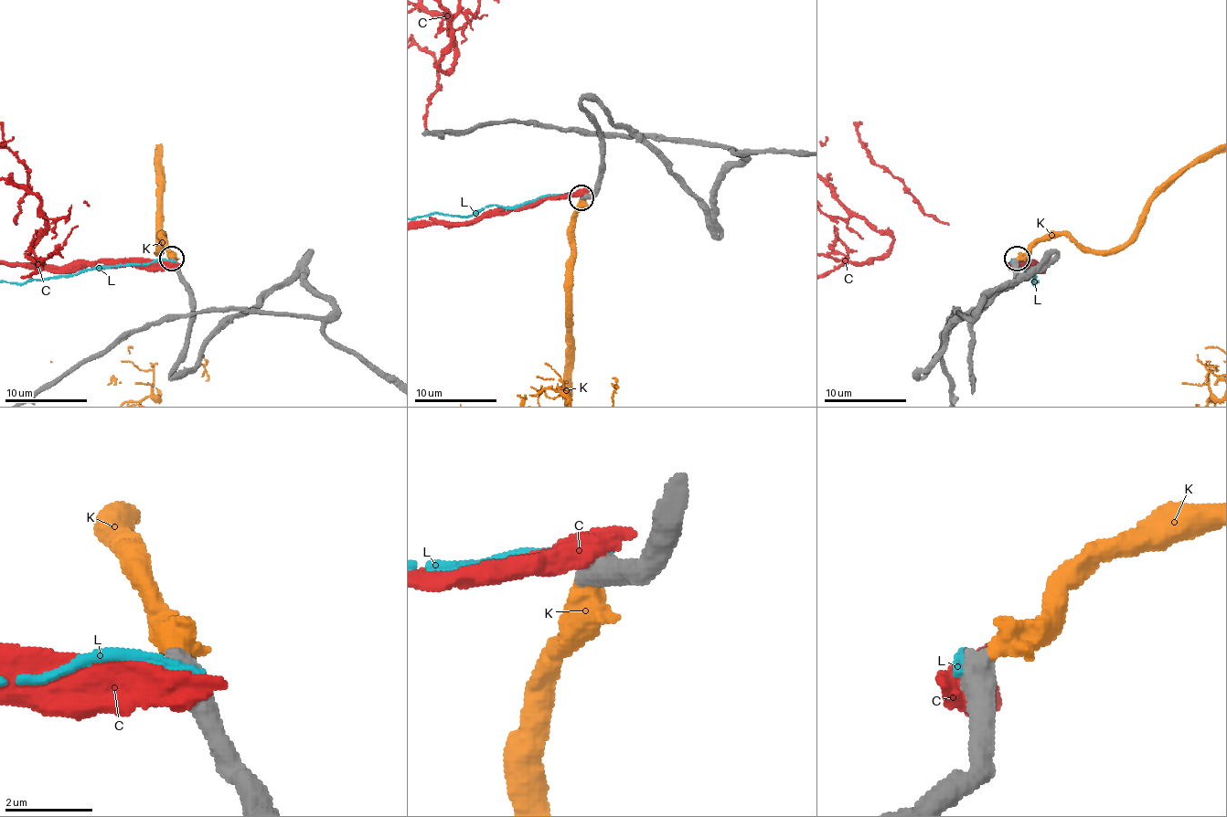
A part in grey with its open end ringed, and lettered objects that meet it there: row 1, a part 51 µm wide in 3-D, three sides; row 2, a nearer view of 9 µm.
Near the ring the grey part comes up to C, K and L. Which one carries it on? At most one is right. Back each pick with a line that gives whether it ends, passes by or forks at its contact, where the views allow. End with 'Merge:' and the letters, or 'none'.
K: it ends
Merge: K

